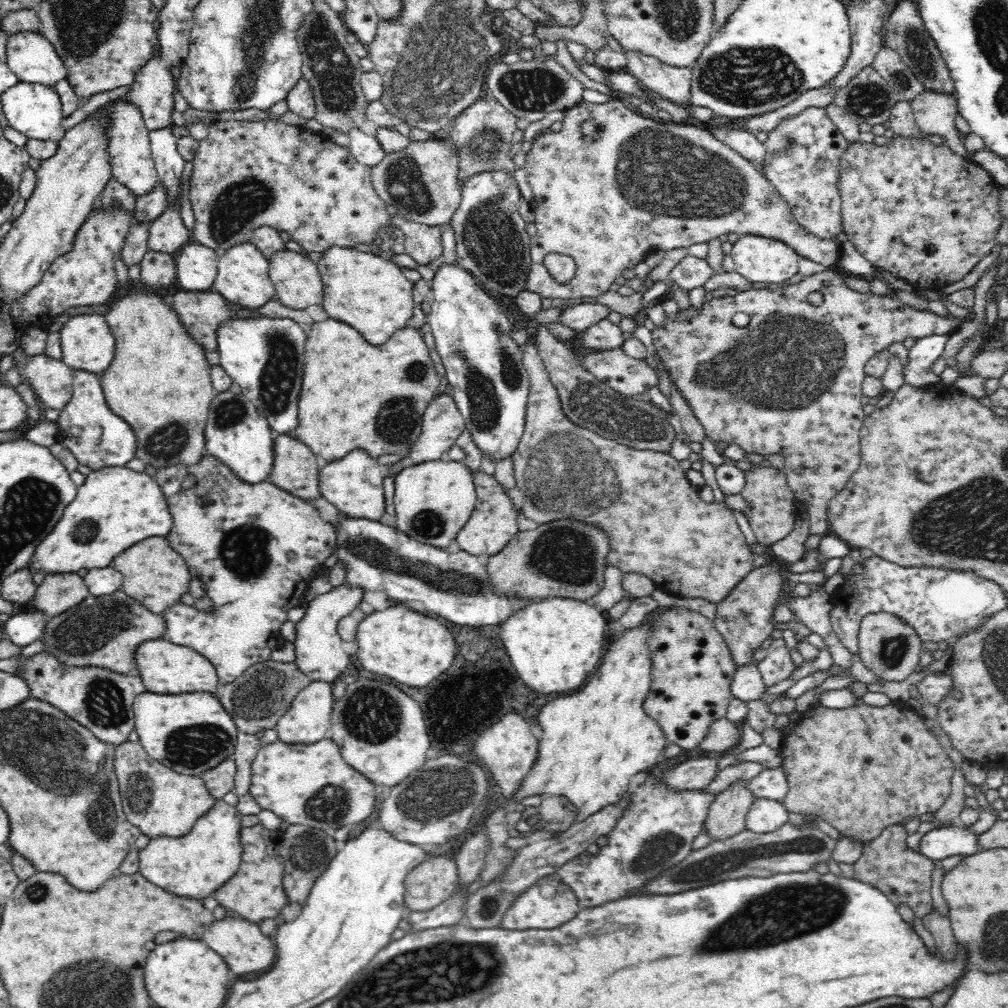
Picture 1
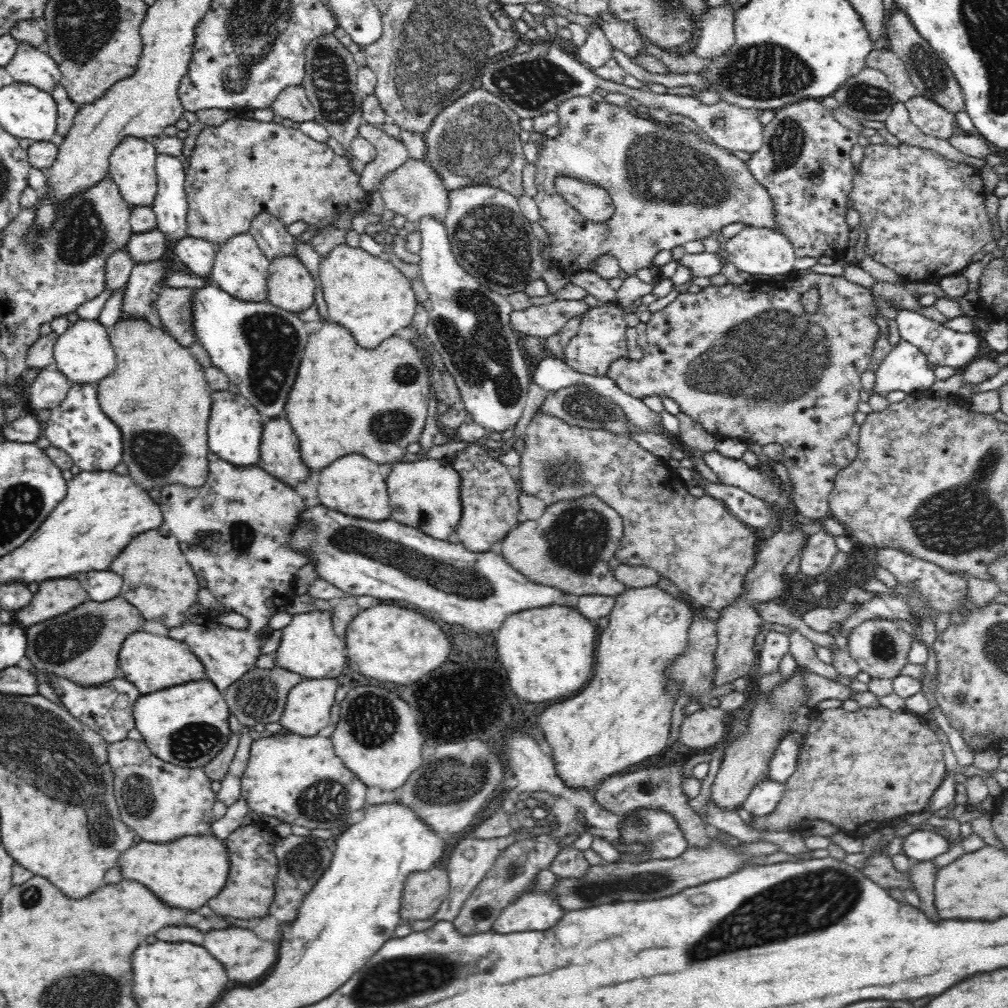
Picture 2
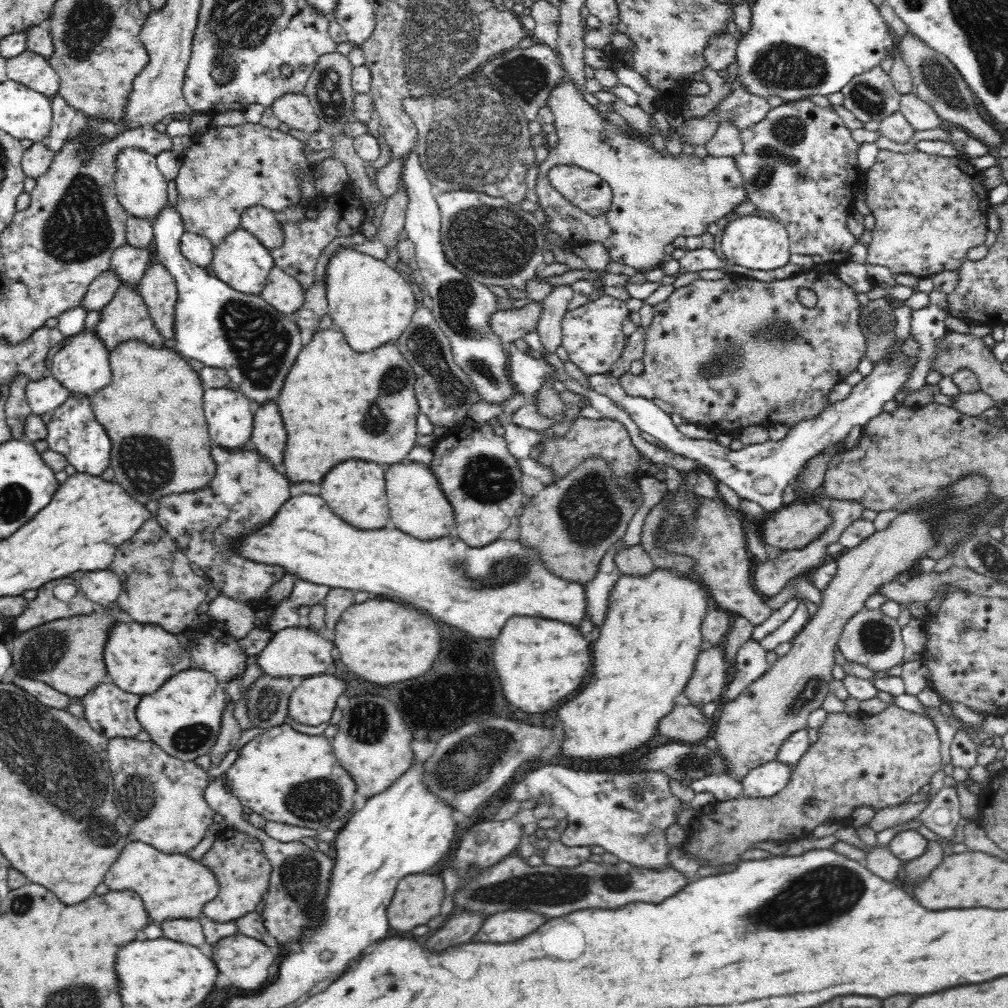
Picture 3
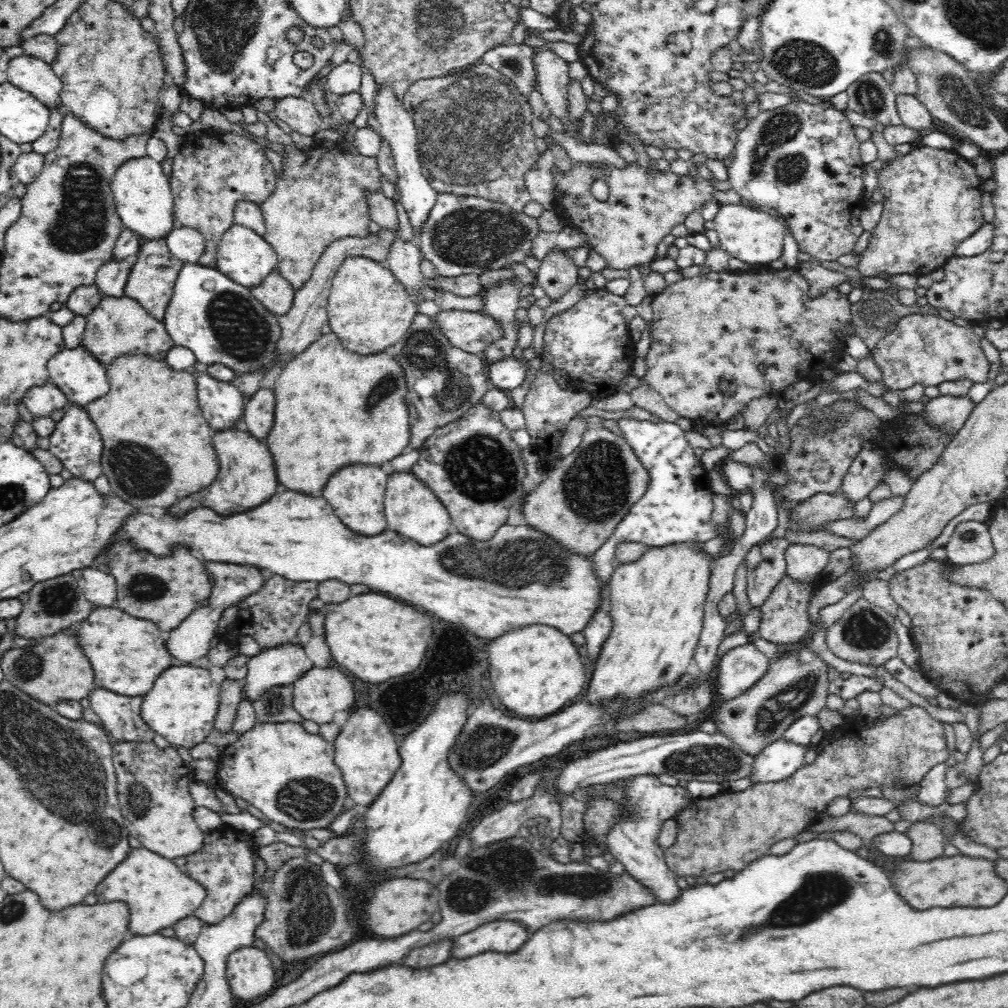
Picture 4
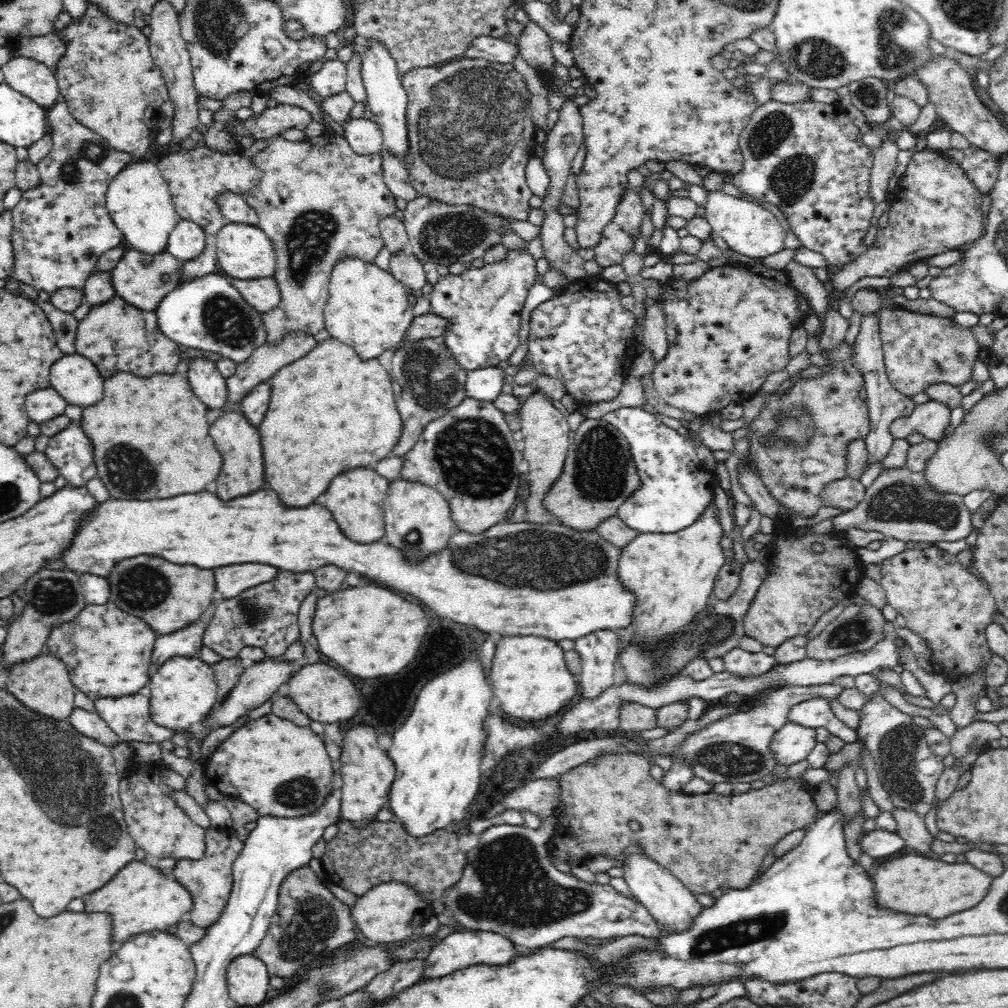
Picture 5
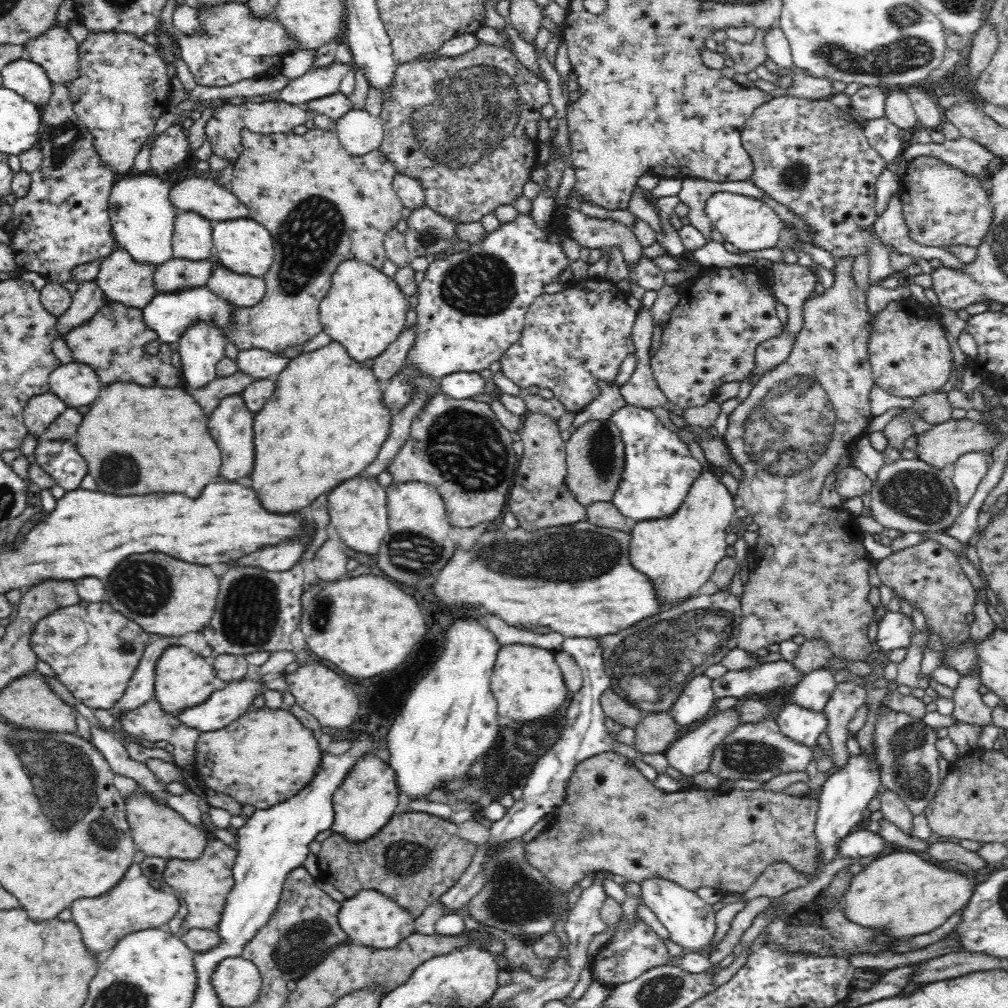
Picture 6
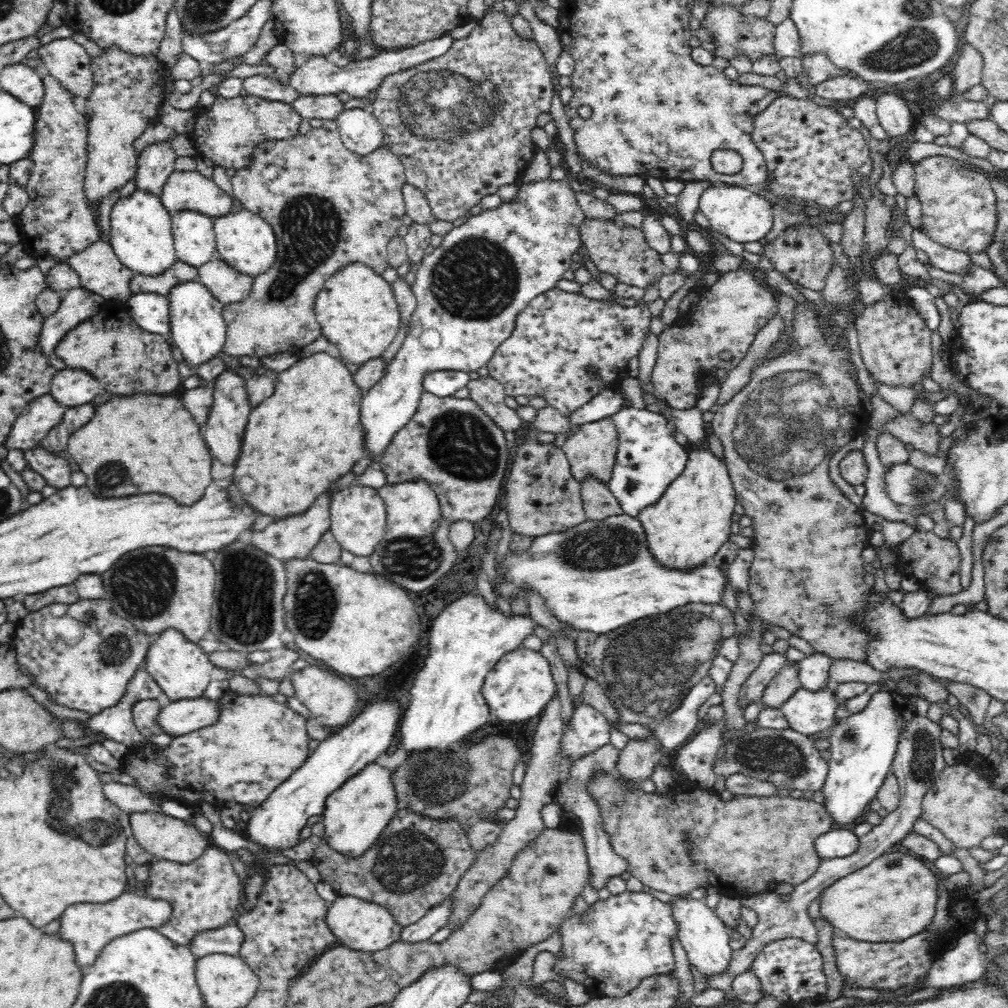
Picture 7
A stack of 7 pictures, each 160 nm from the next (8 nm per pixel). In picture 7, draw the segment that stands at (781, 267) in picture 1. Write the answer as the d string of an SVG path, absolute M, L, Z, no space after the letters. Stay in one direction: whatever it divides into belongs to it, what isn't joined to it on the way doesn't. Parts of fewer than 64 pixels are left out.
M714 183L702 192L699 210L706 216L711 228L730 238L732 242L758 242L772 230L772 204L760 195L754 194L747 186Z

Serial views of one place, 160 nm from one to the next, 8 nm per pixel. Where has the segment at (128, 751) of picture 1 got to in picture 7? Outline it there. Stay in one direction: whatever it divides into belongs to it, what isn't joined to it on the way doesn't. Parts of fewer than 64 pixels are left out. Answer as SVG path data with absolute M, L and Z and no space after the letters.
M133 812L128 814L131 835L138 842L138 846L146 853L149 853L153 859L164 859L180 864L192 863L199 858L212 845L210 838L202 834L193 824L185 822L184 819L178 819L163 812Z

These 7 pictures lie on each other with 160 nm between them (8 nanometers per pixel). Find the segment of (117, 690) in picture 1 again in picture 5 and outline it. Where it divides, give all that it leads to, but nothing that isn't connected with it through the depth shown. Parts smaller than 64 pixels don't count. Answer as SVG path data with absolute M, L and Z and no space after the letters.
M140 693L120 698L97 698L94 708L106 721L109 729L124 742L135 740L160 743L179 733L152 720L149 699Z

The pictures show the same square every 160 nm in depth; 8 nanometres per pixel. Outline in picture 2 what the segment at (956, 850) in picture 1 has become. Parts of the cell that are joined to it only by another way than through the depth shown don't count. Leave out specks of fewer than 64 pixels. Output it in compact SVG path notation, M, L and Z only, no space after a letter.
M916 830L904 837L902 854L912 862L932 861L937 856L949 851L949 839L929 830Z

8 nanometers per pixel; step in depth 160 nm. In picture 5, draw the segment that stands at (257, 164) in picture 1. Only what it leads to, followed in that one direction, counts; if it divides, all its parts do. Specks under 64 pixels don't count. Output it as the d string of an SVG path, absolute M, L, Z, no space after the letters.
M204 145L193 149L182 149L180 152L156 161L162 176L168 183L168 190L172 195L176 212L182 219L199 224L206 234L205 250L200 257L182 261L182 274L178 282L220 271L216 257L216 236L226 222L216 203L216 196L226 192L246 194L260 182L260 174L262 174L262 171L254 165L252 158L241 154L242 151L243 149L239 148L235 152L216 152Z

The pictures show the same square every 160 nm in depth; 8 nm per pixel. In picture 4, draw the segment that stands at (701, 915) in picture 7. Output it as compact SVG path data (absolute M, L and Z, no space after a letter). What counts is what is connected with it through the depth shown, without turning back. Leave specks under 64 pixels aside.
M643 774L629 777L625 781L607 783L606 785L590 785L582 787L564 795L559 803L560 813L563 818L561 836L568 843L584 843L586 837L583 832L582 814L588 808L590 798L609 798L617 802L625 813L618 822L612 826L612 830L604 836L604 844L616 861L622 863L626 873L630 873L636 881L644 884L645 888L657 899L660 904L672 904L680 898L682 890L677 885L676 873L672 872L665 862L665 851L658 845L662 825L669 818L674 818L680 810L684 810L692 801L690 792L686 787L679 785L670 786L660 782L657 775Z

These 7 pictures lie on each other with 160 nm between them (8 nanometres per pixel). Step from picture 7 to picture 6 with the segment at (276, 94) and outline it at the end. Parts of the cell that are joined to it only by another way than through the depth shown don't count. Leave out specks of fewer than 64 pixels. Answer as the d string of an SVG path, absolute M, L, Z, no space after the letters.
M334 61L325 67L320 66L311 68L299 78L291 80L288 83L288 86L280 91L279 100L286 101L293 105L303 106L312 100L336 94L340 90L340 82L342 82L342 78L344 78L344 75L351 67L352 65L349 63L343 64Z

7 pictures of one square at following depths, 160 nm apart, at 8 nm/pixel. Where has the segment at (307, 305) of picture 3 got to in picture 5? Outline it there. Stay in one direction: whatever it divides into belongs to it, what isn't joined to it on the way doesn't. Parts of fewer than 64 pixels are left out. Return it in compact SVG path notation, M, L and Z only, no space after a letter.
M300 331L286 333L281 340L282 342L278 342L278 344L260 346L251 358L238 364L236 373L226 380L226 387L228 387L227 403L241 402L258 384L268 382L271 377L277 374L284 366L303 358L319 344L316 342L314 335Z

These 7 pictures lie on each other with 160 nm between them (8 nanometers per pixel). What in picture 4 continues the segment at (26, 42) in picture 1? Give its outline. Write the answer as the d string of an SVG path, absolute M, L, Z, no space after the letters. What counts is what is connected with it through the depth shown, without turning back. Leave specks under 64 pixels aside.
M20 55L10 60L6 72L8 82L34 95L47 107L60 105L59 92L63 89L63 82L47 62Z

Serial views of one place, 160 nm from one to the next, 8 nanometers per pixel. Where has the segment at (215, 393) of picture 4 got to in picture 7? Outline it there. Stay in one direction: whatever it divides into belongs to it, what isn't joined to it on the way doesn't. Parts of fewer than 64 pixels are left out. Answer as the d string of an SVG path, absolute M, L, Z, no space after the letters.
M198 280L194 282L182 282L170 288L168 294L168 307L170 307L170 333L176 347L184 357L184 362L196 370L223 352L226 339L226 321L223 317L222 304L211 292Z

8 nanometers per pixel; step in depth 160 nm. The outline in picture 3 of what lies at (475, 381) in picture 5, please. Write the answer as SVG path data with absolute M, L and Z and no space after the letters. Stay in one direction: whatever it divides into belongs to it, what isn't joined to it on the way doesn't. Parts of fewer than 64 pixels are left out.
M514 344L506 348L509 352L509 376L520 393L536 393L545 386L549 377L556 379L559 387L562 387L558 379L558 370L547 364L547 360L536 360L520 352Z

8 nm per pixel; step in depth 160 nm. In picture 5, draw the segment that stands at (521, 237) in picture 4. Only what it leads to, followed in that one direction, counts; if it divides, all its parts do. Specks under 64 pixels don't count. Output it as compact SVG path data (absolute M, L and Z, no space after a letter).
M425 196L408 201L402 219L409 238L408 250L424 263L434 262L447 267L456 262L469 266L494 244L502 244L502 234L512 230L505 216L472 205L448 205Z

